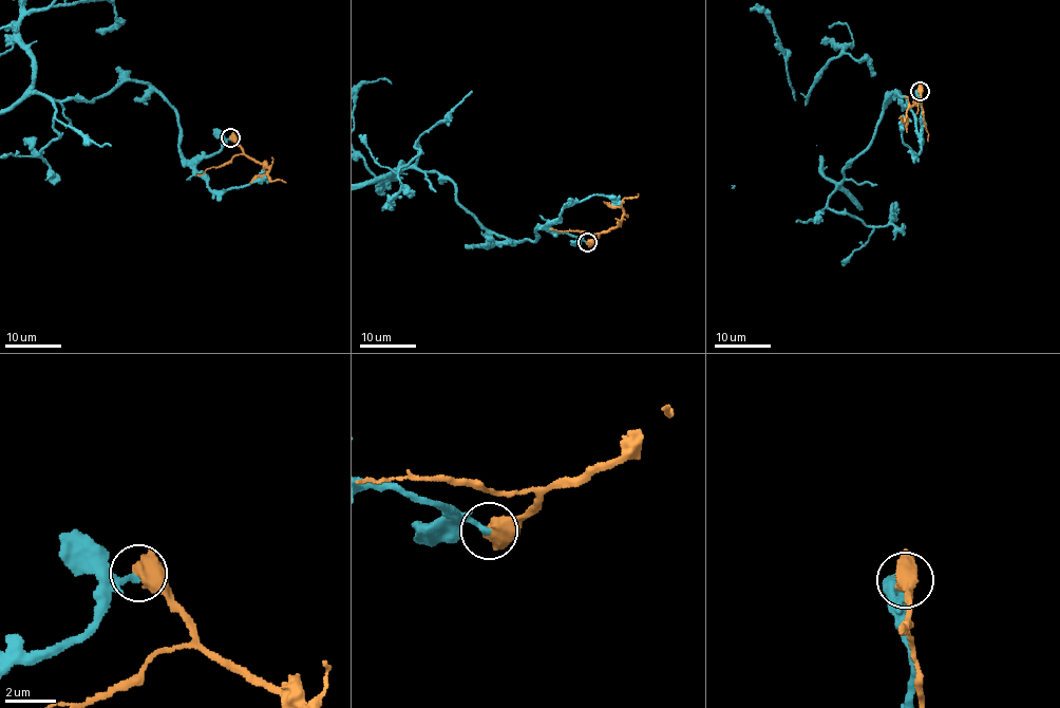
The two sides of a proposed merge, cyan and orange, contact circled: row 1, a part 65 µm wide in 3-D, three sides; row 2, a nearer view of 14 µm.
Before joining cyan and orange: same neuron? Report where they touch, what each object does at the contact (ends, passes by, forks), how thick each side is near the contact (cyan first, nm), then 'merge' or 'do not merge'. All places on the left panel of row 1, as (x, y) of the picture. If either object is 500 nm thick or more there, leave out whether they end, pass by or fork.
(230, 137) | 240/750 nm | do not merge

